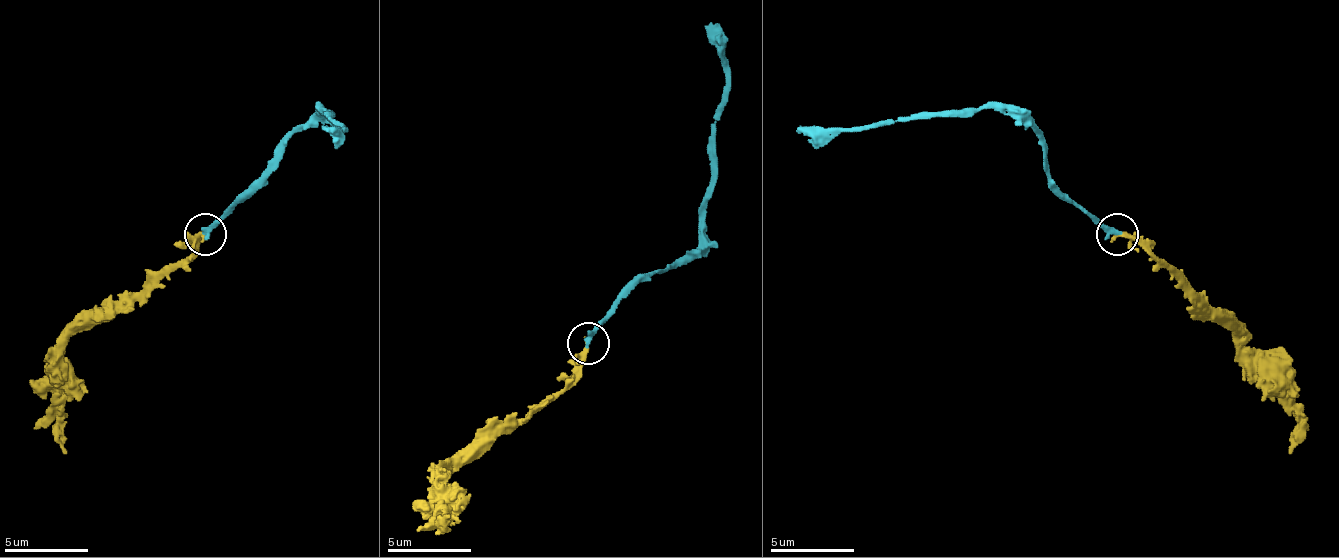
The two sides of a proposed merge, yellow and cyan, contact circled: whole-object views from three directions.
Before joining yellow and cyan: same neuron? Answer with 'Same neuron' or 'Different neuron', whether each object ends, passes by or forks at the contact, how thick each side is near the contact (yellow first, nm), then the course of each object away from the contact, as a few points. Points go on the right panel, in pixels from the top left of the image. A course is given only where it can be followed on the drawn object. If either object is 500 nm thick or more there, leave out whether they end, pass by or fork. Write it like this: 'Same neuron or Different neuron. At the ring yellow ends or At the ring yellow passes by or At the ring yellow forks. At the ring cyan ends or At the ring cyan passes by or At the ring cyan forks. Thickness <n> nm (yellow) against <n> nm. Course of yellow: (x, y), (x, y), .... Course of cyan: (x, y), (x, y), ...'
Same neuron. At the ring yellow ends. At the ring cyan ends. Thickness 300 nm (yellow) against 300 nm. Course of yellow: (1118, 233), (1135, 237), (1240, 341), (1281, 391), (1281, 408), (1294, 421), (1290, 454). Course of cyan: (1118, 233), (1060, 191), (1043, 141), (1018, 116), (968, 107), (797, 132)

